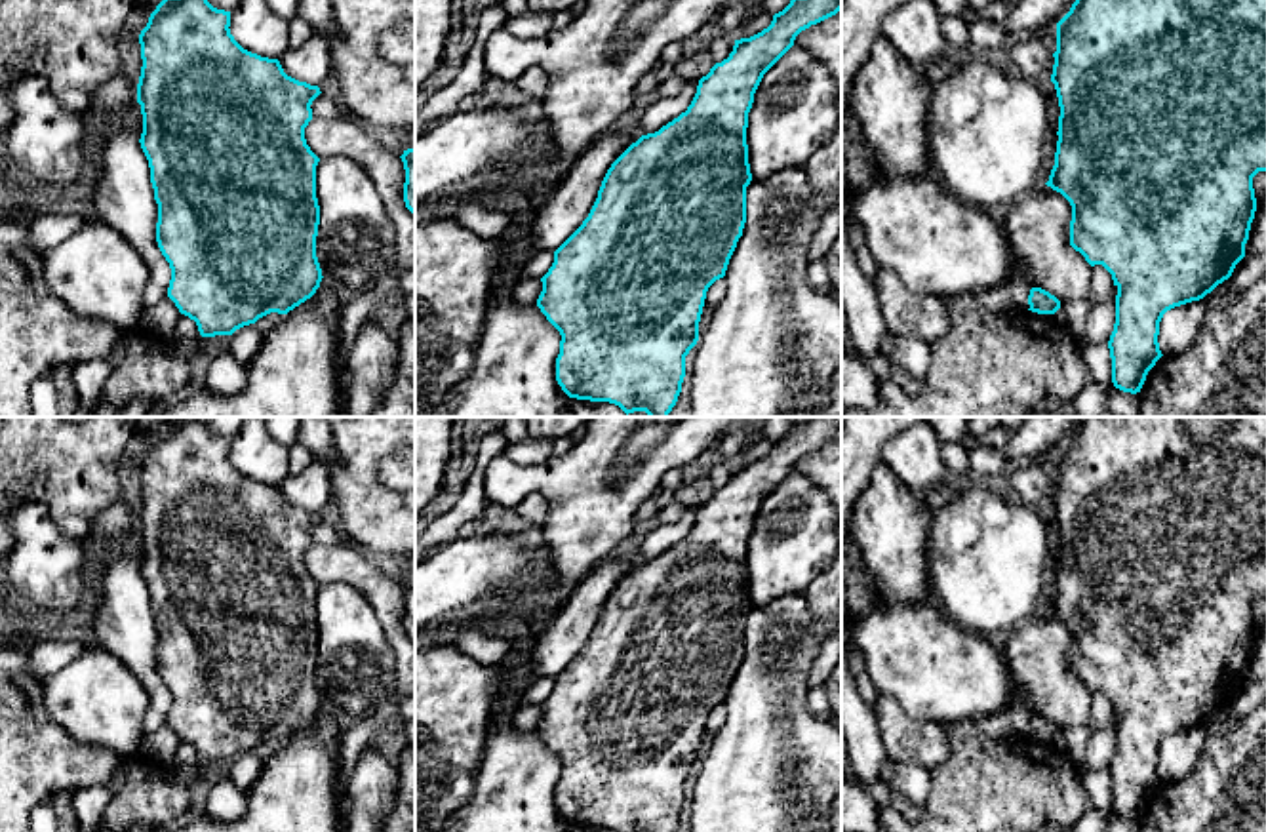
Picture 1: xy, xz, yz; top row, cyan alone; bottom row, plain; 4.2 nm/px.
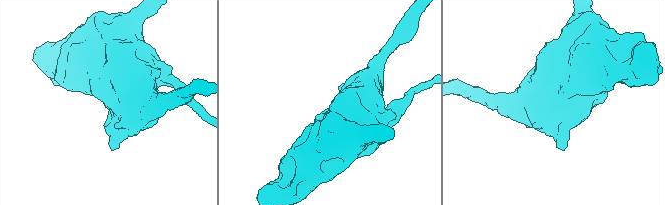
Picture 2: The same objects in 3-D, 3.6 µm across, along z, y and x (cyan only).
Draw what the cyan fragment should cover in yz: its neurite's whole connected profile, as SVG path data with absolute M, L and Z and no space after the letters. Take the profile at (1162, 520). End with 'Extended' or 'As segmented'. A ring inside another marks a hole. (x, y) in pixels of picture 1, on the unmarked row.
M1079 417L1070 438L1057 449L1057 478L1051 508L1060 543L1055 592L1049 607L1072 632L1070 672L1095 693L1102 691L1118 714L1116 750L1108 767L1112 809L1123 819L1140 819L1148 798L1163 782L1157 762L1163 741L1199 727L1228 706L1245 683L1251 649L1256 638L1253 604L1266 598L1266 417Z. As segmented

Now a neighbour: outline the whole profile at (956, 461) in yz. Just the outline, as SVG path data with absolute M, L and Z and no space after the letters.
M944 444L942 457L948 480L963 482L969 478L969 455L961 444Z

